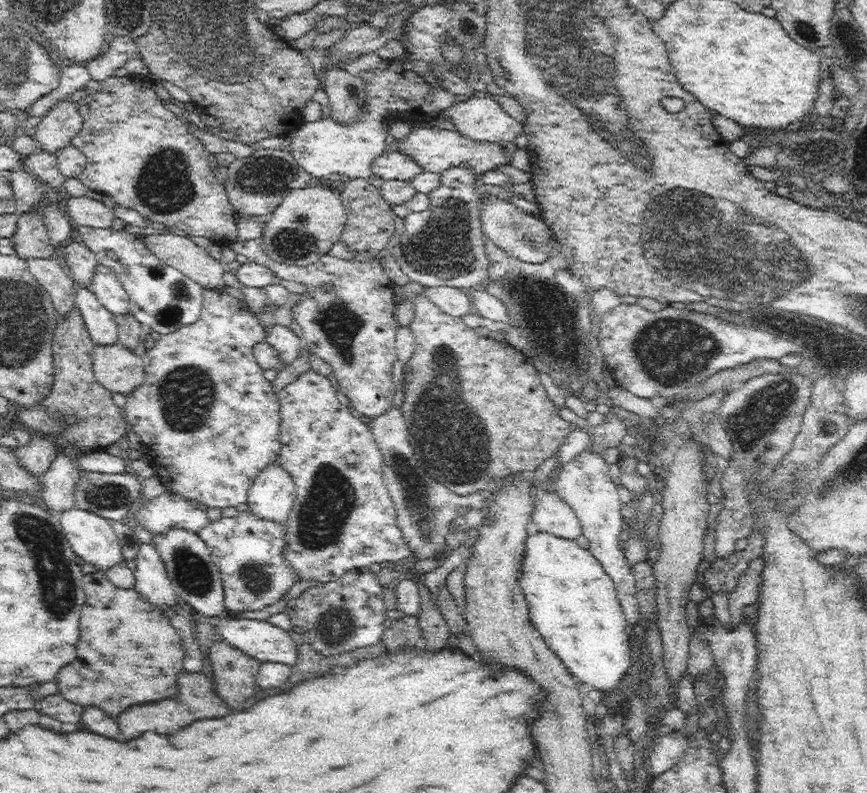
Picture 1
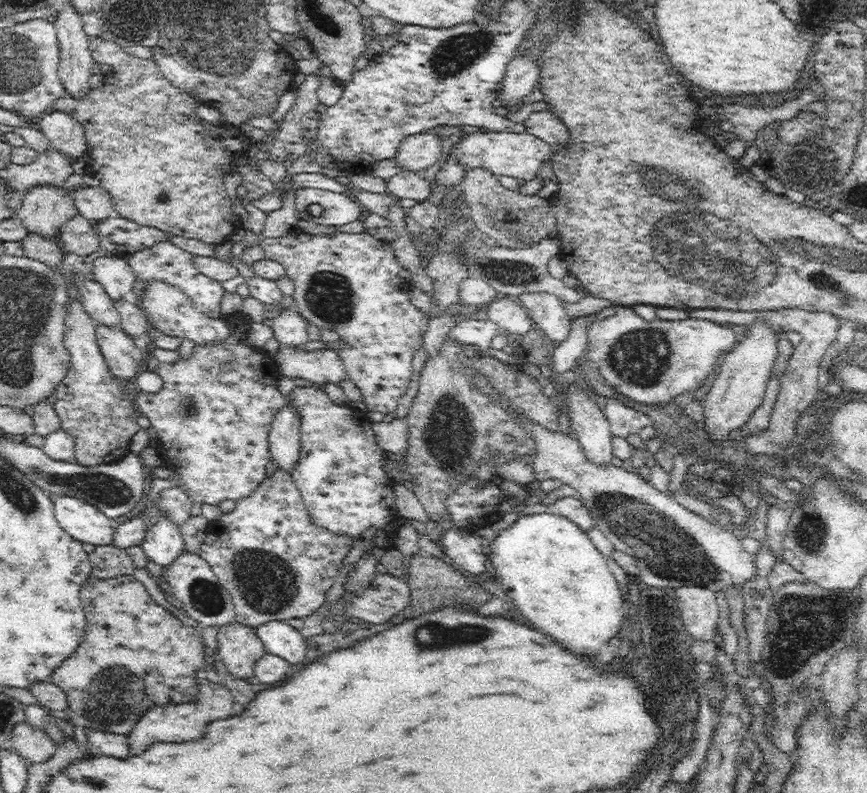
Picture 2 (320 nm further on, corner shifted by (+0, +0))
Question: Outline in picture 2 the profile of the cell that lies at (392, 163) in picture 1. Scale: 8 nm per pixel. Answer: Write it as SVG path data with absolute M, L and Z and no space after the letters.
M434 131L405 136L393 159L402 169L424 171L443 154L441 140Z

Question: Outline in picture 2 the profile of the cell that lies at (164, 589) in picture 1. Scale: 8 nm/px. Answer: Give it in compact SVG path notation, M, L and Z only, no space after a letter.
M159 518L158 522L145 532L141 547L148 560L166 568L184 552L185 542L179 526L167 518Z

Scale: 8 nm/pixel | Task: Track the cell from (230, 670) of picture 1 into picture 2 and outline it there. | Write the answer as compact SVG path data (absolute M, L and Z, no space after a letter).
M232 622L219 628L217 640L216 651L230 675L253 680L254 665L267 653L255 629Z

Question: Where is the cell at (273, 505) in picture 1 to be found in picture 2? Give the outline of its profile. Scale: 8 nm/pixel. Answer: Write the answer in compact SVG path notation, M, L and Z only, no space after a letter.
M287 403L274 415L268 436L268 444L272 460L278 469L286 473L293 471L299 459L300 418L292 403Z

